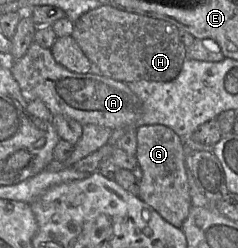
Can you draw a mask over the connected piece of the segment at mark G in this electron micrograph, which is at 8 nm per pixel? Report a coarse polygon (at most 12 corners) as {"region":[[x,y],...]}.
{"region":[[138,127],[138,197],[181,229],[191,209],[183,139]]}

